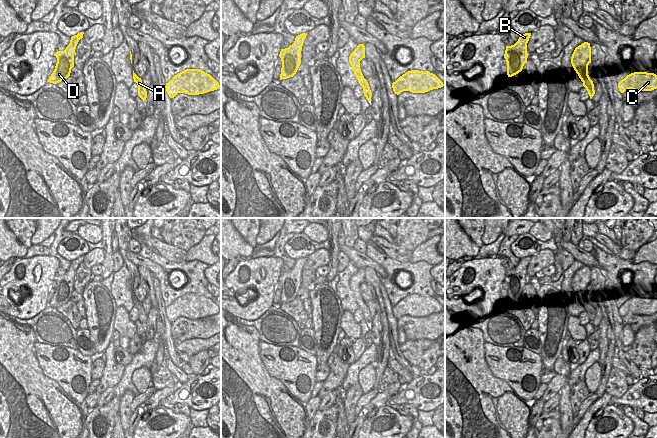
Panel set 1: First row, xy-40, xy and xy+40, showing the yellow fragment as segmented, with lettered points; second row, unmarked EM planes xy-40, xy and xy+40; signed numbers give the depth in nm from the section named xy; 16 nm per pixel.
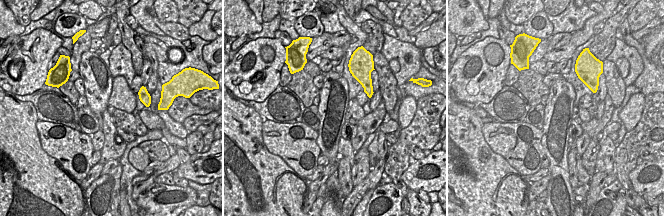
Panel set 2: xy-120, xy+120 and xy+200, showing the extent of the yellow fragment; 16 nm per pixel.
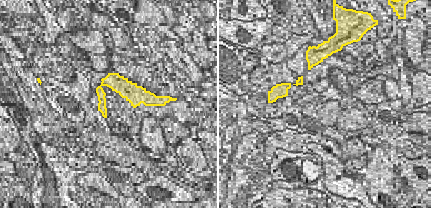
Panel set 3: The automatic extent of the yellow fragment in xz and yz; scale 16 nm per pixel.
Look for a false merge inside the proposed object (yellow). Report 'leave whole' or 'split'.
leave whole

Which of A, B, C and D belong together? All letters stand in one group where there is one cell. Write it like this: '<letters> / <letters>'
A B C D

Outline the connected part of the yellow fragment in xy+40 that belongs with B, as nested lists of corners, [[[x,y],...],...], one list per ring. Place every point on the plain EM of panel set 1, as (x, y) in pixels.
[[[531,257],[522,258],[514,269],[506,270],[504,282],[507,286],[508,301],[521,296],[527,286],[527,267],[530,260]]]

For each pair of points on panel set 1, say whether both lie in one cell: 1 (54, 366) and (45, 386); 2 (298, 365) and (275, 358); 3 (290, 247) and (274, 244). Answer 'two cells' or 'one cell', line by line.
1: two cells
2: one cell
3: two cells

